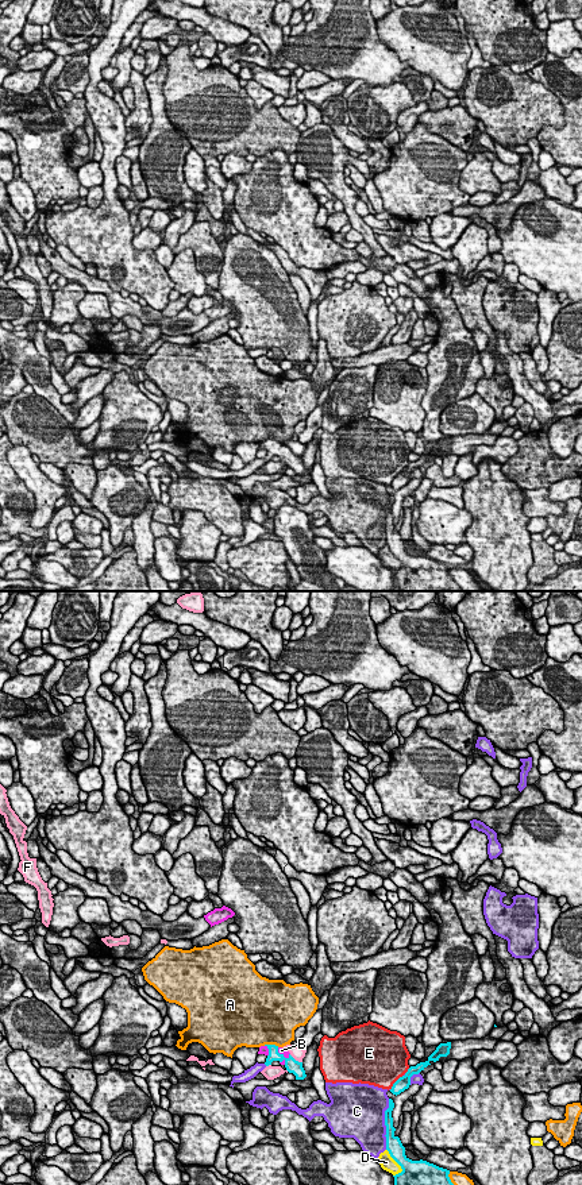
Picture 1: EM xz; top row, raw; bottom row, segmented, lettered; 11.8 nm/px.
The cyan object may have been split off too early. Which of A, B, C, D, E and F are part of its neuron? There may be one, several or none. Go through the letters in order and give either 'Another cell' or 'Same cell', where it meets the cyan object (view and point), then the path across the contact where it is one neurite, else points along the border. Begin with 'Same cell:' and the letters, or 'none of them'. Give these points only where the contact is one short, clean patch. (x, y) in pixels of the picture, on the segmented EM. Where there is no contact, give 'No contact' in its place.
Same cell: B
A: Another cell. Touches cyan at xz (272, 1045)
B: Same cell. Touches cyan at xz (282, 1056). Path across: xz (293, 1066), (282, 1056), (281, 1050)
C: Another cell. Touches cyan at xz (385, 1124)
D: Another cell. Touches cyan at xz (397, 1162)
E: Another cell. Touches cyan at xz (399, 1079)
F: Another cell. Touches cyan at xz (295, 1060)

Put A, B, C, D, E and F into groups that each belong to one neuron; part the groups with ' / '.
A / B / C / D / E / F

